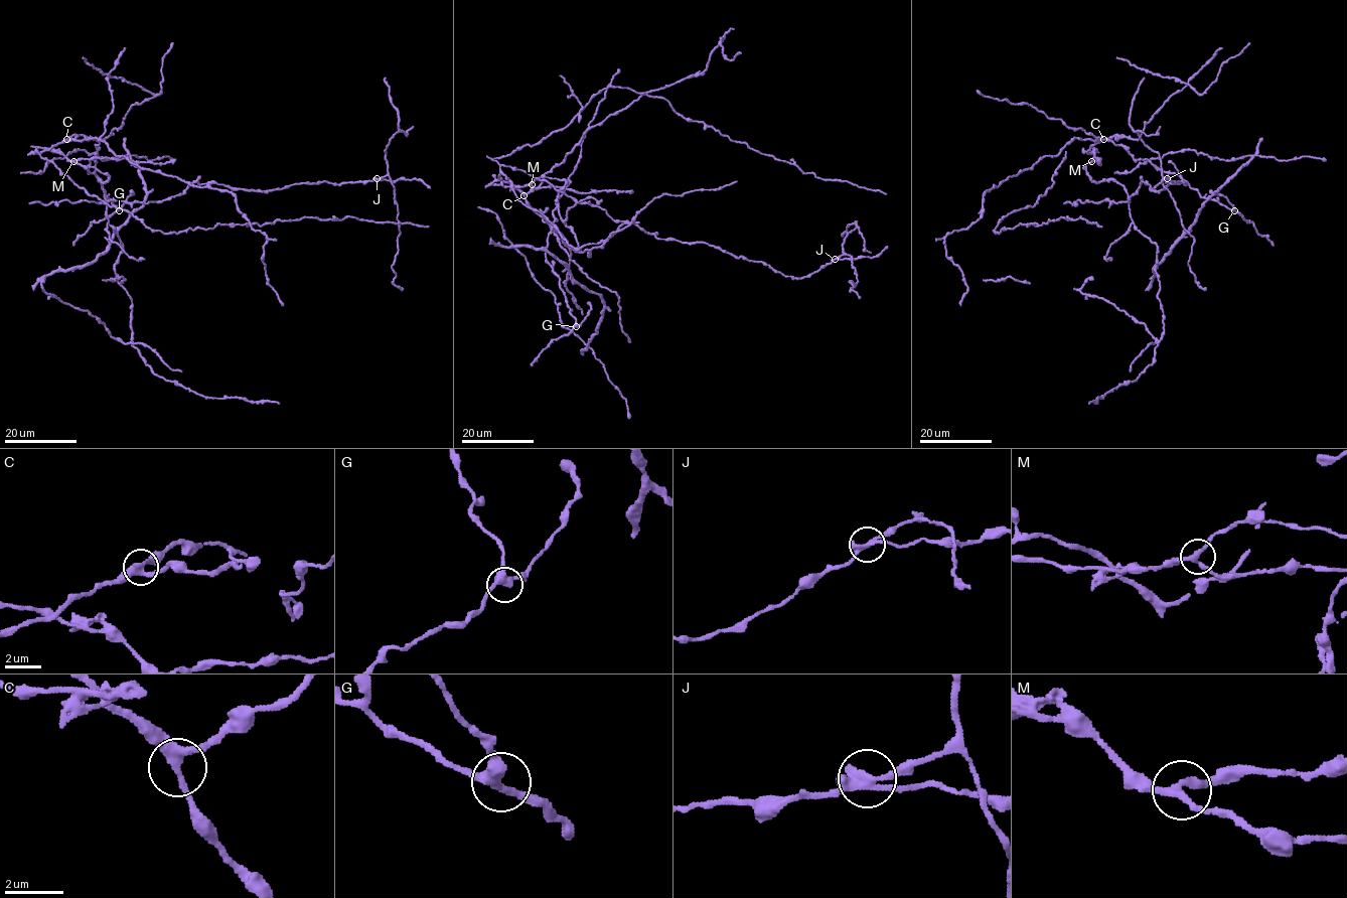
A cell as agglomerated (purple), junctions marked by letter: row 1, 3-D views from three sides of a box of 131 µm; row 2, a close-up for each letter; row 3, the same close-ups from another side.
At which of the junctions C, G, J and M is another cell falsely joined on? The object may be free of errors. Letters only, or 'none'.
J

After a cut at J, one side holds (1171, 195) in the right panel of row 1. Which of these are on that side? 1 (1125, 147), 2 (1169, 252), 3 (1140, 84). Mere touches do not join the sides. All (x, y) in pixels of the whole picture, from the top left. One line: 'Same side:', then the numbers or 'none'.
Same side: 3

